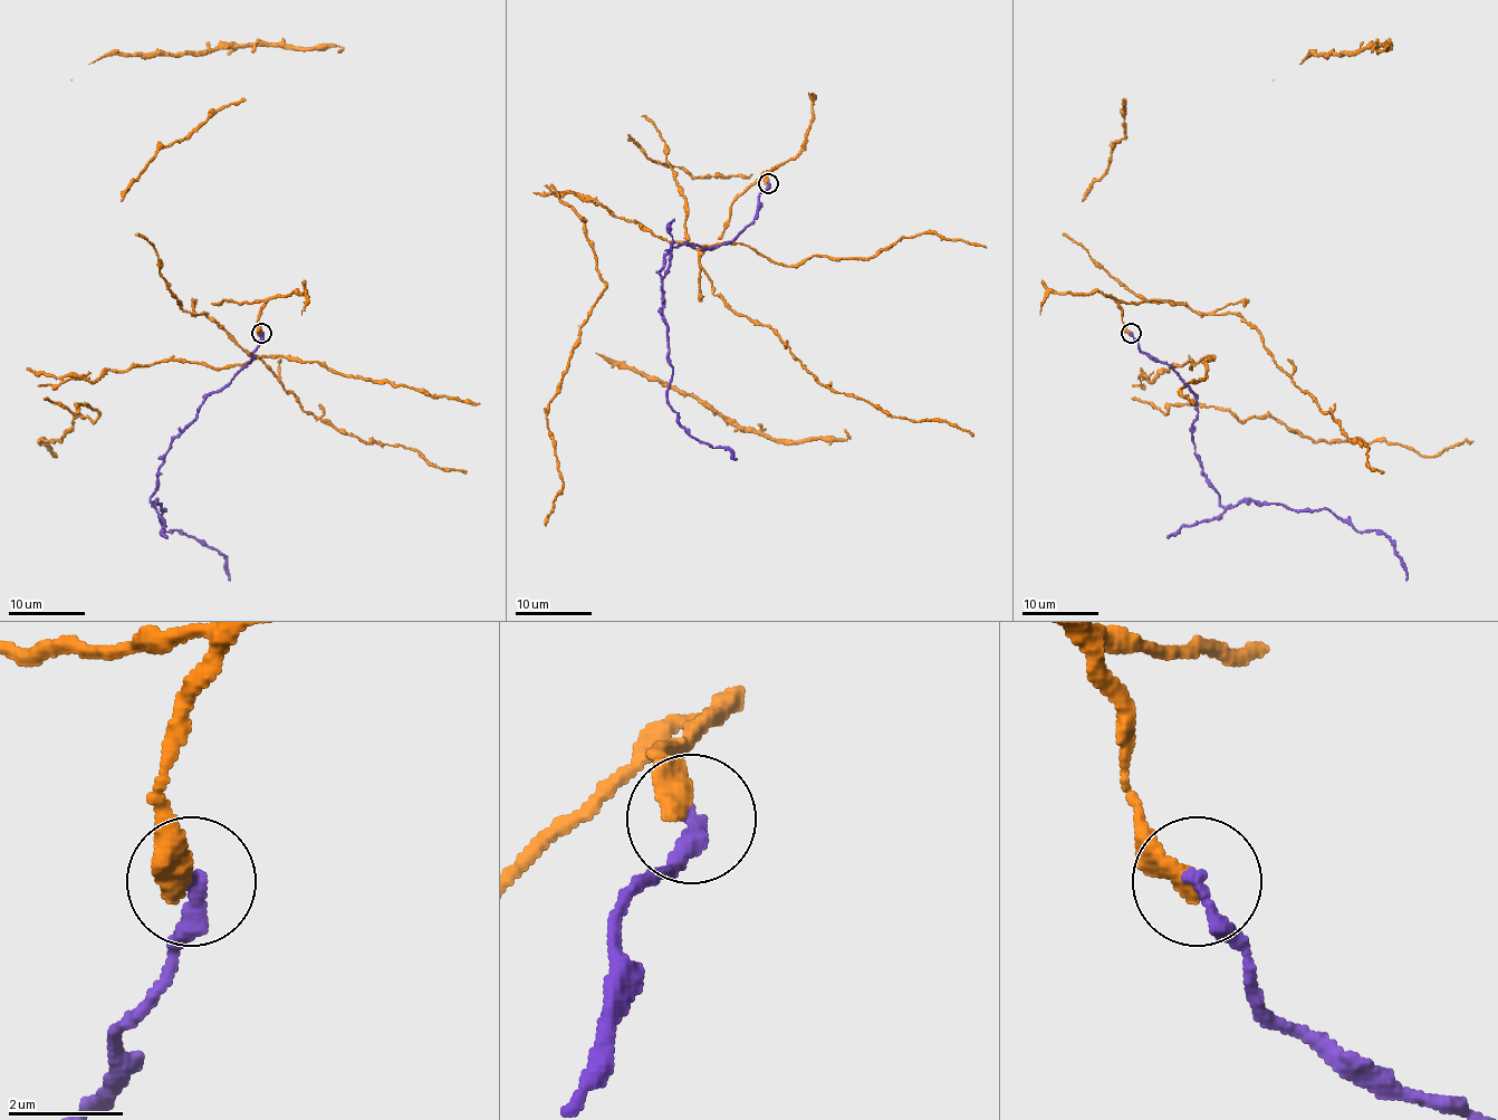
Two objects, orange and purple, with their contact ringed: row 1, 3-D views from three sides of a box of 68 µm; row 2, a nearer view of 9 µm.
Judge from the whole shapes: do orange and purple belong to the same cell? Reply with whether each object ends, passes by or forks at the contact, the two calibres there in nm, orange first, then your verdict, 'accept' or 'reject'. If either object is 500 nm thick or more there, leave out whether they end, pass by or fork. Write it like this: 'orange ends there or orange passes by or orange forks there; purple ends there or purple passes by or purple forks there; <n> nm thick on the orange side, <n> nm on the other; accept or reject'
orange ends there; purple ends there; 440 nm thick on the orange side, 280 nm on the other; accept

